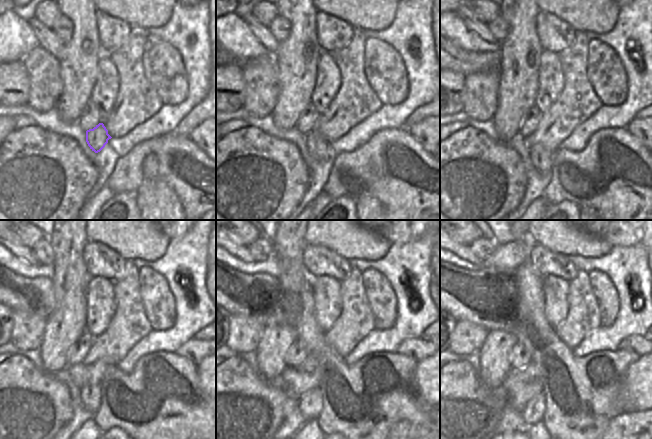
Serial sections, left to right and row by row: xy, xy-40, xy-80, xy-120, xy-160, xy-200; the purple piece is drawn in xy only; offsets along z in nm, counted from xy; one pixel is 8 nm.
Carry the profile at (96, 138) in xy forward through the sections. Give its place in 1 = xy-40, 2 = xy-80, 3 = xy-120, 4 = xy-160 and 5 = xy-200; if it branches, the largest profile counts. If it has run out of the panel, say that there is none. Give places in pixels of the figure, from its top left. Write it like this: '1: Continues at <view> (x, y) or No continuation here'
1: Continues at xy-40 (318, 148)
2: Continues at xy-80 (541, 158)
3: Continues at xy-120 (90, 394)
4: Continues at xy-160 (310, 404)
5: Continues at xy-200 (533, 412).

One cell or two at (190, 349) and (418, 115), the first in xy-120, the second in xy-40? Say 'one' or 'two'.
two

